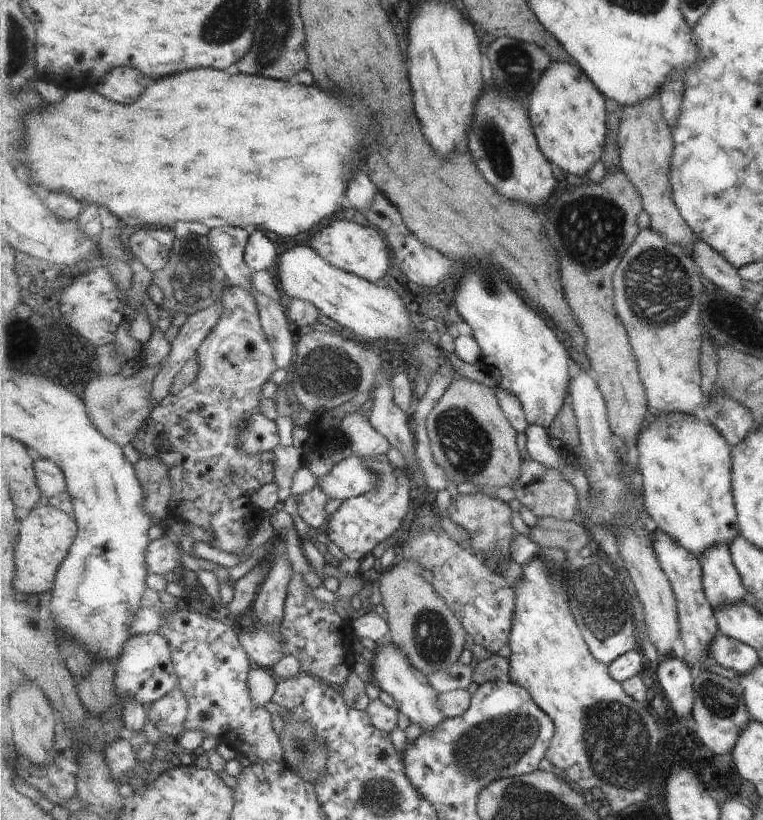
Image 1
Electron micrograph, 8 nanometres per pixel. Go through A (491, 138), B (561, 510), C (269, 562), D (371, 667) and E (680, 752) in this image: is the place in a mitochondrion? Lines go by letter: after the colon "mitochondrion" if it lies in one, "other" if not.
A: mitochondrion
B: other
C: other
D: other
E: other

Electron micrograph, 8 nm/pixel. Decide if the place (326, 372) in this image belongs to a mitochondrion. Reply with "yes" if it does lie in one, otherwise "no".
yes

